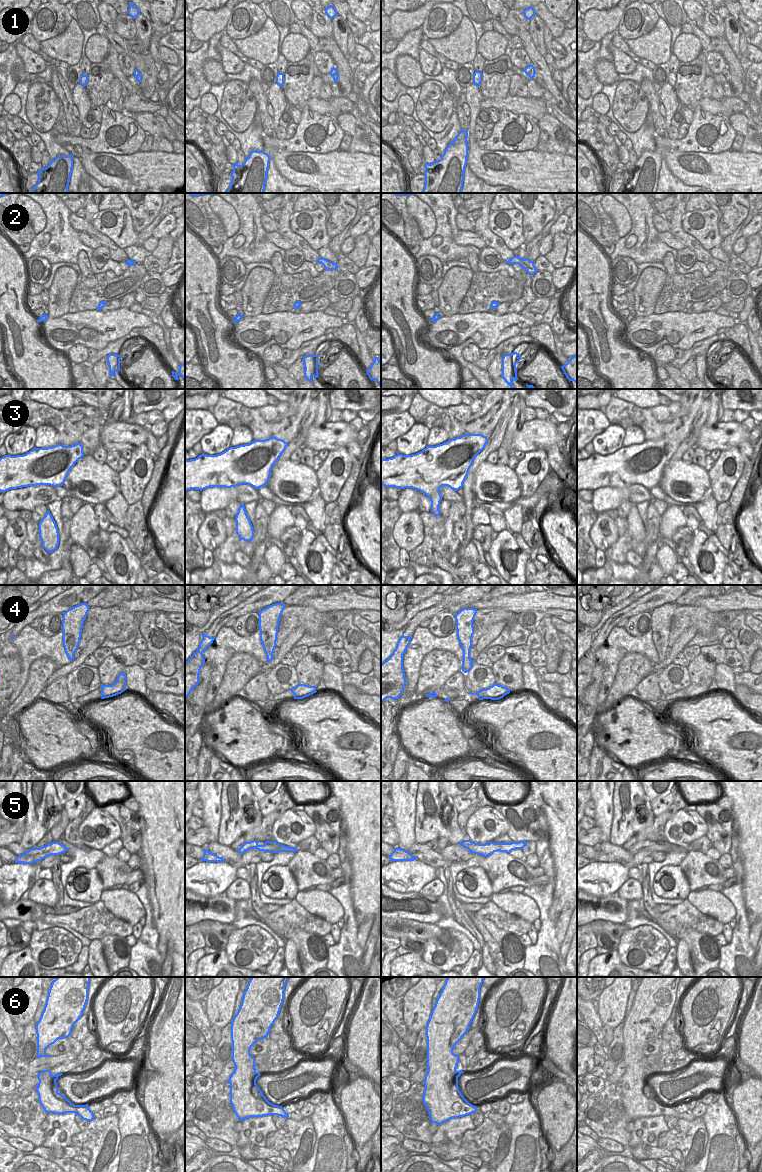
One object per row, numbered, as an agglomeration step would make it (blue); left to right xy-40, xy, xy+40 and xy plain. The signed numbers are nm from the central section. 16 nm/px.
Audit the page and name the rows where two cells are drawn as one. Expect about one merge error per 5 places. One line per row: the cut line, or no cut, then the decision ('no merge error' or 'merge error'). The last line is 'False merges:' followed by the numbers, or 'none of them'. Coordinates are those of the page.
1: no cut | no merge error
2: no cut | no merge error
3: no cut | no merge error
4: no cut | no merge error
5: no cut | no merge error
6: no cut | no merge error
False merges: none of them

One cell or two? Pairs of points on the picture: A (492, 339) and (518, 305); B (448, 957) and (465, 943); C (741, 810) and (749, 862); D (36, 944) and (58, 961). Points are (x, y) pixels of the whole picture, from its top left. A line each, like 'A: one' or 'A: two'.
A: two
B: one
C: one
D: one

